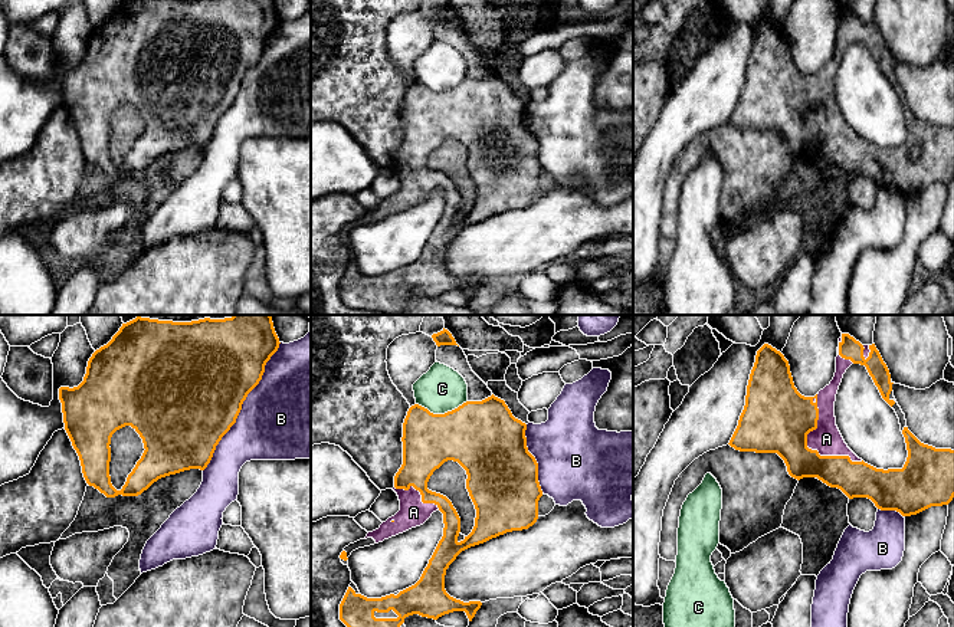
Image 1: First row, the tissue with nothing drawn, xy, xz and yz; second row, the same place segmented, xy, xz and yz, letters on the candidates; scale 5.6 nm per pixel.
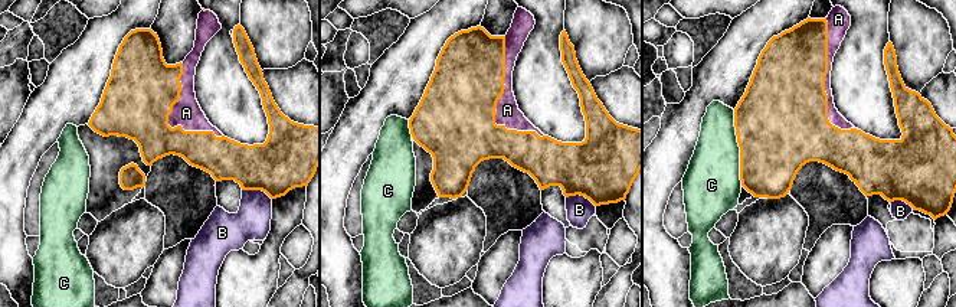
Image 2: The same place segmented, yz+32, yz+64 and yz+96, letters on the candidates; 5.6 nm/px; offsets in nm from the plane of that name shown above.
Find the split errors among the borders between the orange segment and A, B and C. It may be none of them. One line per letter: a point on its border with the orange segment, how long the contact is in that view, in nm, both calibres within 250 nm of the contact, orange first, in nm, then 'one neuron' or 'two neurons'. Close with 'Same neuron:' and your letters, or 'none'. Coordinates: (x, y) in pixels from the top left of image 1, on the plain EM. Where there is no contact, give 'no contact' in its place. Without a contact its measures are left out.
A: meets orange in yz at (807, 125); contact 460 nm long; 380 nm thick on the orange side, 170 nm on the other; one neuron
B: meets orange in xy at (241, 85); contact 850 nm long; 500 nm thick on the orange side, 480 nm on the other; two neurons
C: meets orange in xz at (441, 92); contact 280 nm long; 380 nm thick on the orange side, 260 nm on the other; two neurons
Same neuron: A

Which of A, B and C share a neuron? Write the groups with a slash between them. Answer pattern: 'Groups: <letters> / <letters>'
Groups: A / B / C

